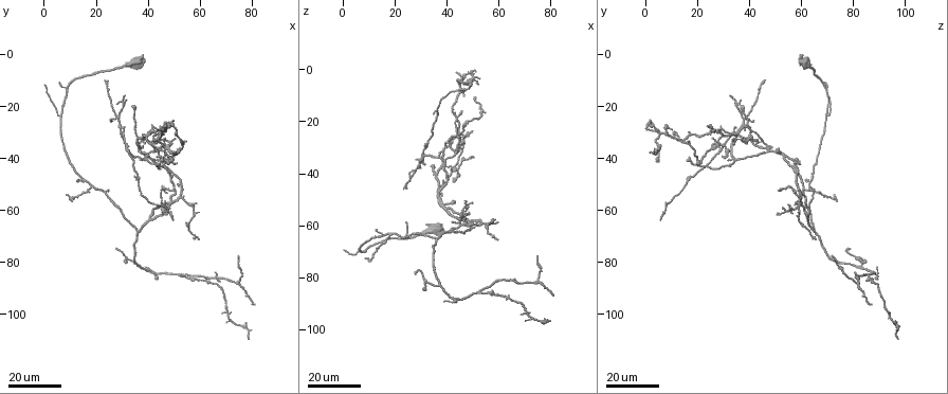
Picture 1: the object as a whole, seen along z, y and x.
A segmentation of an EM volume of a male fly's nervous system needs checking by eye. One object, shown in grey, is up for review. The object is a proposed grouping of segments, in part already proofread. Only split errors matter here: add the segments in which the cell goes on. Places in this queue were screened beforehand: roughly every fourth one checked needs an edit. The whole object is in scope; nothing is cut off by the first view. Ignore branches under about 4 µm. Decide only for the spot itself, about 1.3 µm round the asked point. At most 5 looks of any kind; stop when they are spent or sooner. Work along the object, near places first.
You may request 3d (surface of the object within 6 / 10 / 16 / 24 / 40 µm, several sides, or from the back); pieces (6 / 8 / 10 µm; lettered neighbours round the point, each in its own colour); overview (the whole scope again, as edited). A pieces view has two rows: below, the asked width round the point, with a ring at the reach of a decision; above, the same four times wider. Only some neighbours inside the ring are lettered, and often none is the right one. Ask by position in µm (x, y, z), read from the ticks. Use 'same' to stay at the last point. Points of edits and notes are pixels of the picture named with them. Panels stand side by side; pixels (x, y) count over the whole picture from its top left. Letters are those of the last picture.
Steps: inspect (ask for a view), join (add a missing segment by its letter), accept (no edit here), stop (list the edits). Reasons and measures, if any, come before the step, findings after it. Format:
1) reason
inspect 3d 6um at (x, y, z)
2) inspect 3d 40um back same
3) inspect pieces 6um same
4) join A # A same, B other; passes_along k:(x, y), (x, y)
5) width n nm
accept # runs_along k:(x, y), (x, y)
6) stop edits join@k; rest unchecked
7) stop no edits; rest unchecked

end of a long branch
inspect 3d 16um at (60, 72, 66)

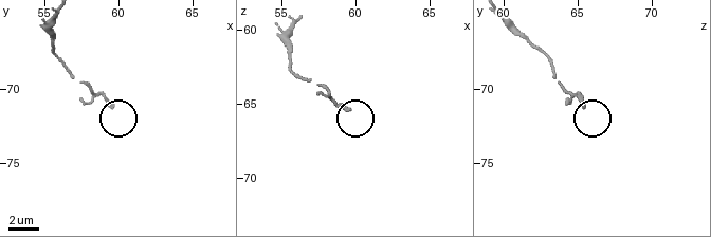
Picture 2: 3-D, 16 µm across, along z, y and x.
inspect pieces 6um at (59.4, 71.0, 65.4)

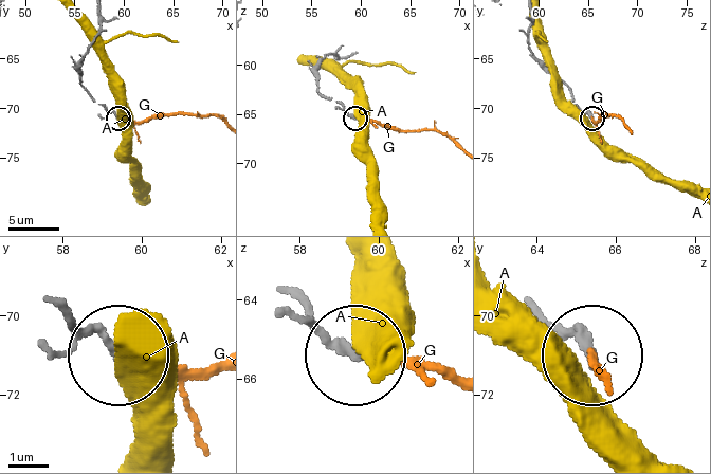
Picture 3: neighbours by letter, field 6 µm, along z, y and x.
accept # A other, G other; no lettered segment goes on from it

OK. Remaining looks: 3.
an open end
inspect 3d 24um at (81, 96, 86)

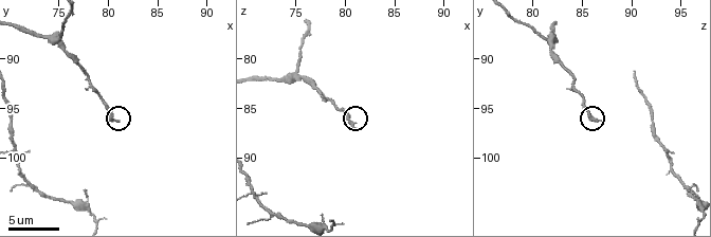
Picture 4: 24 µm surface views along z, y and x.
see the neighbours
inspect pieces 10um at (80.8, 96.2, 86.8)

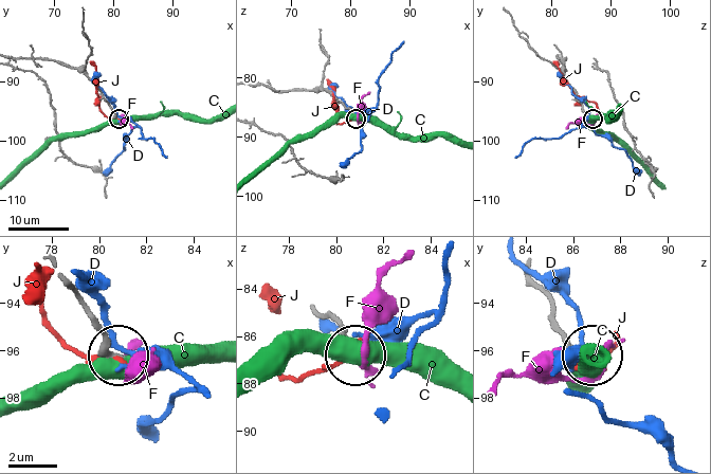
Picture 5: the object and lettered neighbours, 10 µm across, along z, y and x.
accept # C other, D other, F other, J other; runs_along 5:(43, 58), (80, 69), (119, 117); none of them fits

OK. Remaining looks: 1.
stop no edits; rest unchecked

